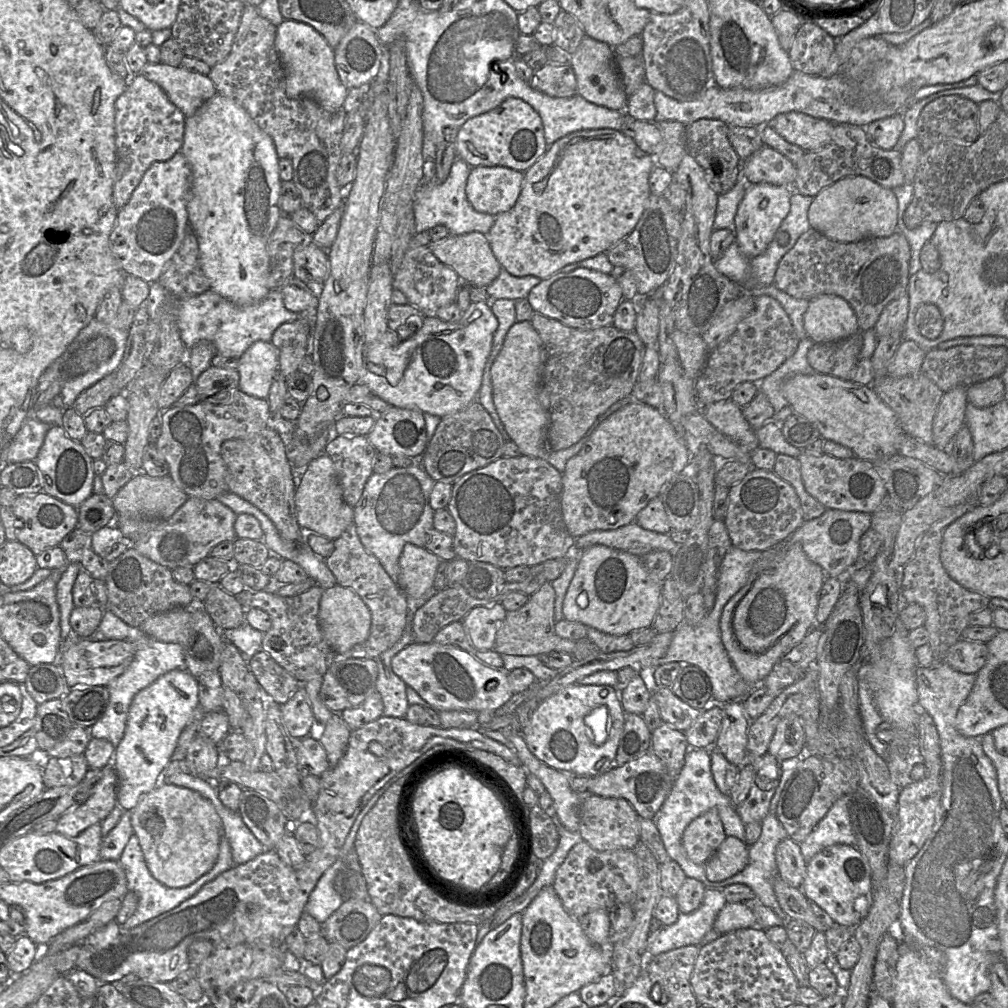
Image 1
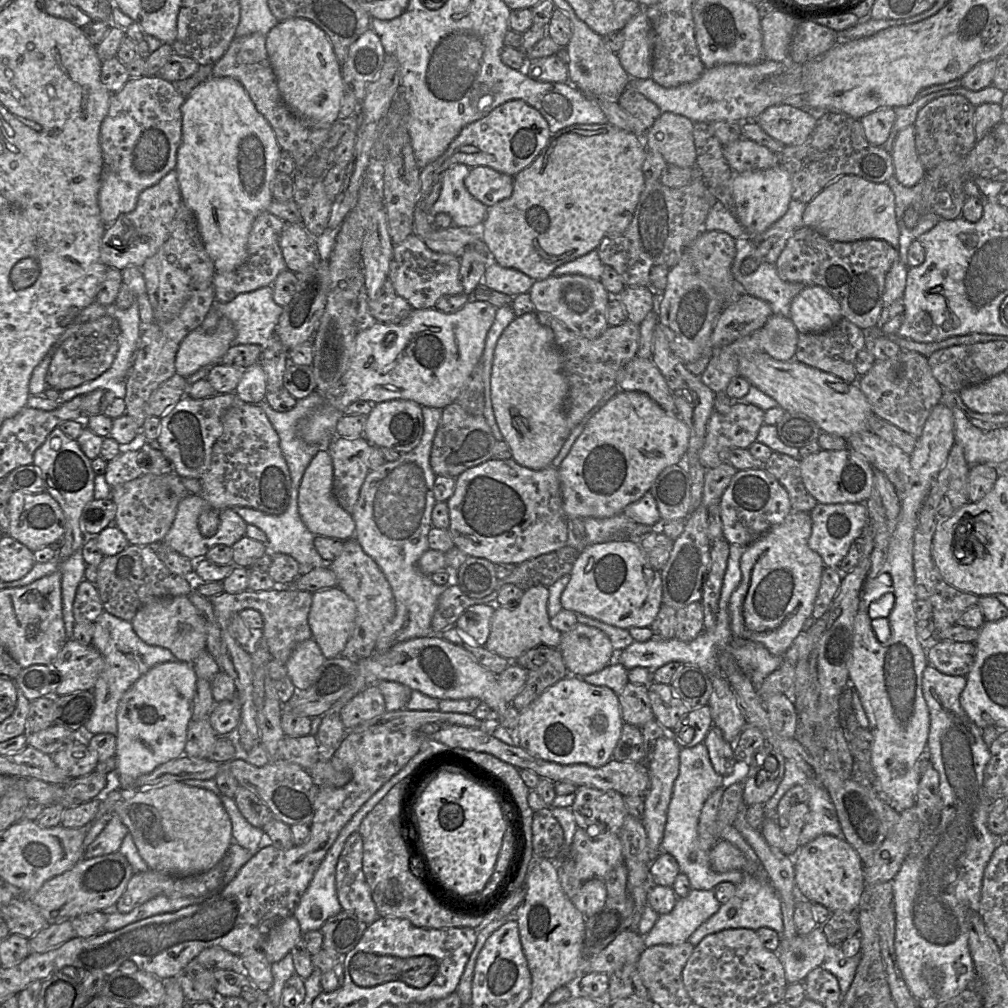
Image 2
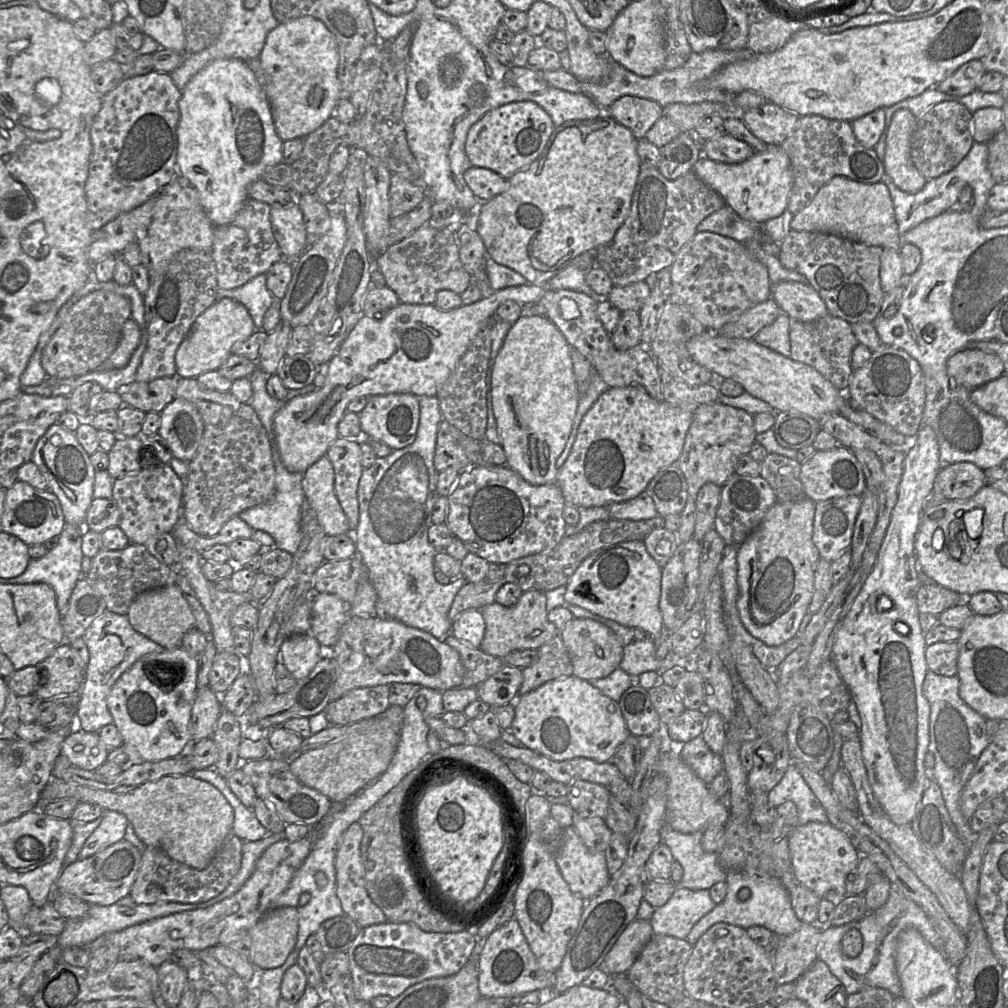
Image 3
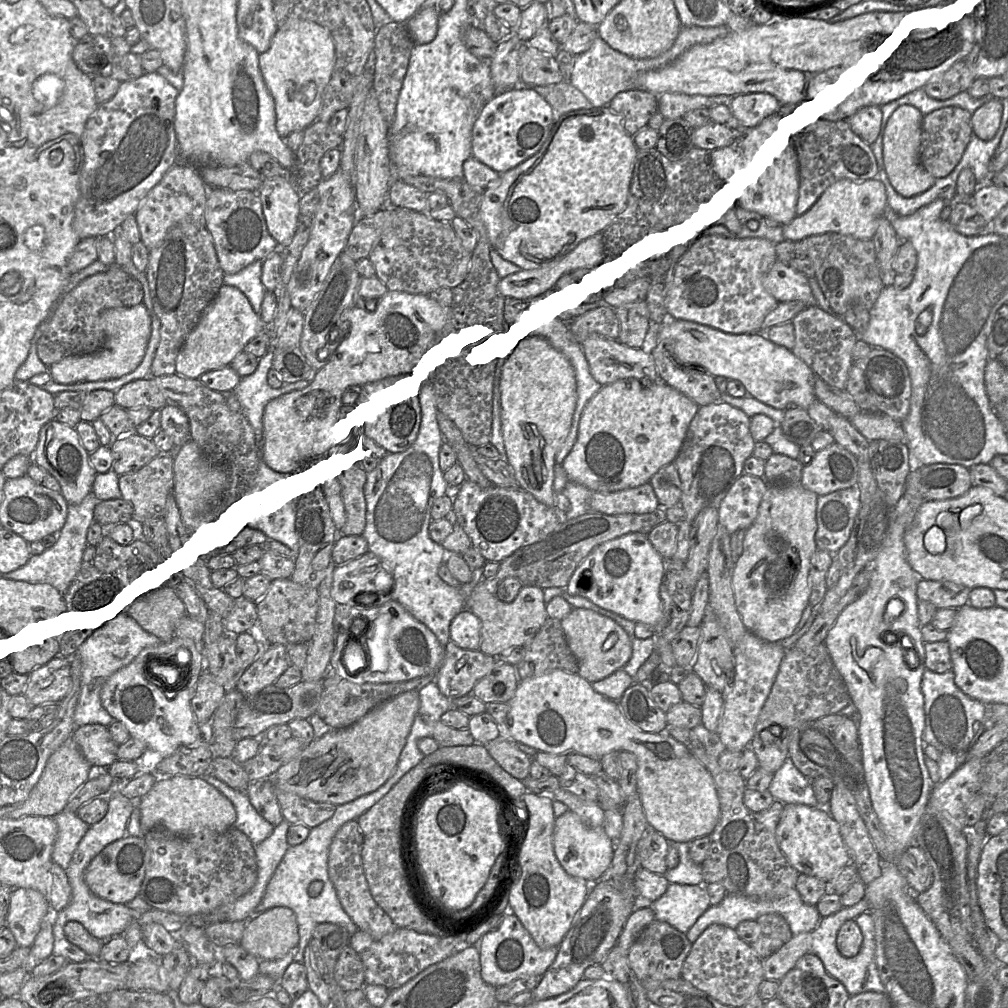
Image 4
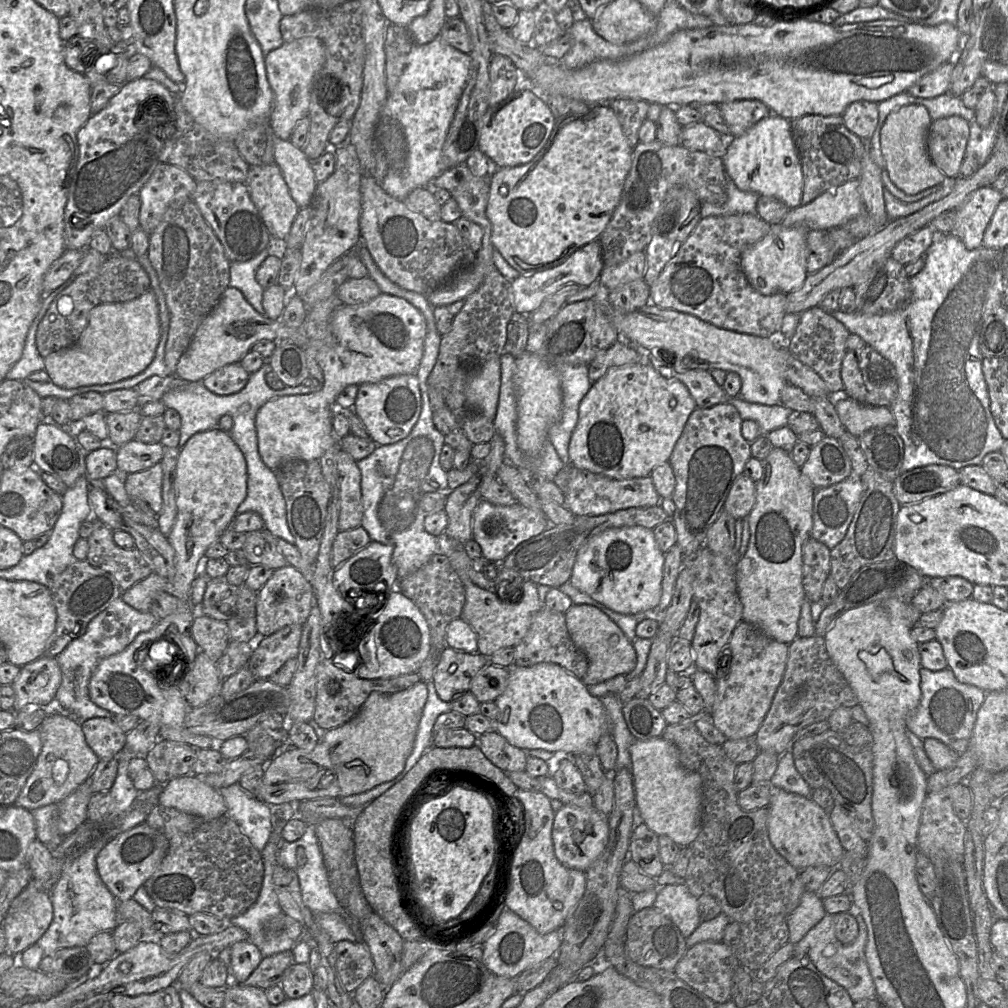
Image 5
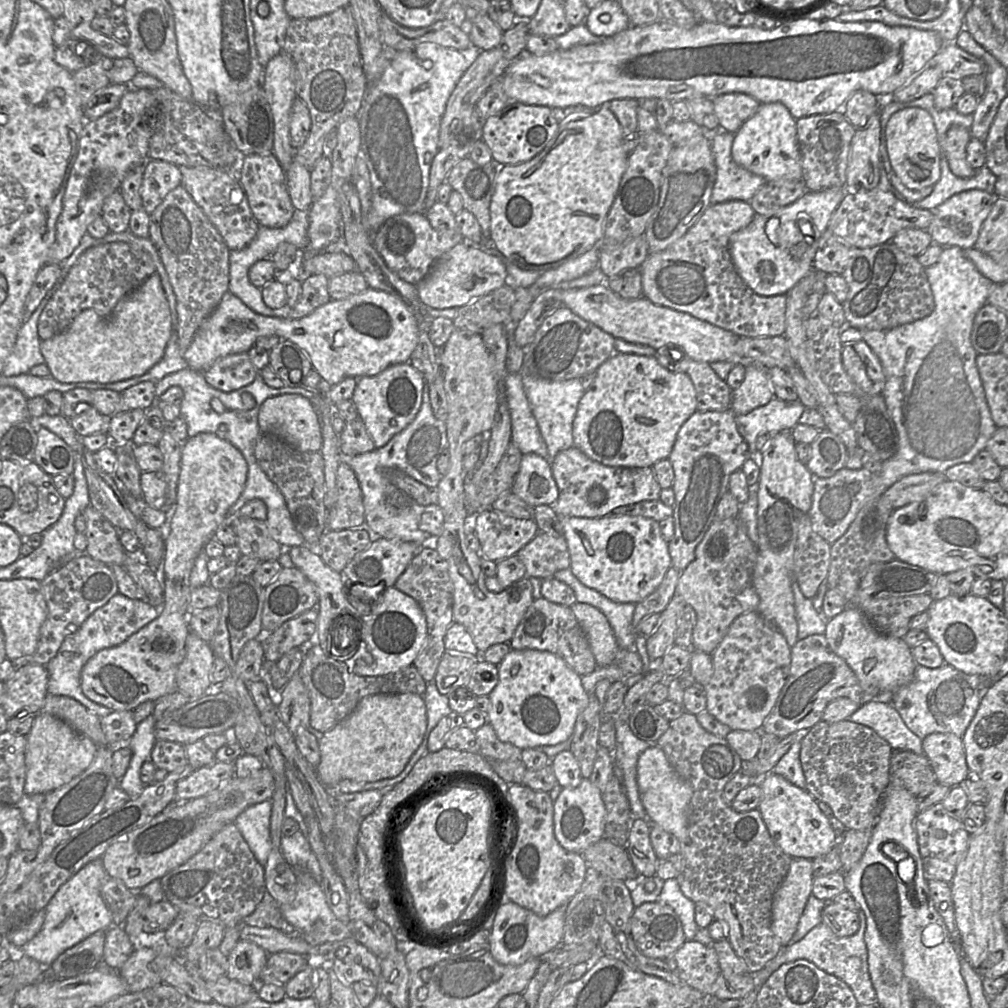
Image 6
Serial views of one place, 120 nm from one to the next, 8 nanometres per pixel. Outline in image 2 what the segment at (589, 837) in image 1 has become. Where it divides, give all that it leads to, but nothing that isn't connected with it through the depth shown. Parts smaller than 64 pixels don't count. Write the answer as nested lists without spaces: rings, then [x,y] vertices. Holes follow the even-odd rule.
[[[578,786],[571,807],[577,827],[584,829],[590,837],[600,832],[619,835],[628,815],[624,796],[615,790],[598,790]]]

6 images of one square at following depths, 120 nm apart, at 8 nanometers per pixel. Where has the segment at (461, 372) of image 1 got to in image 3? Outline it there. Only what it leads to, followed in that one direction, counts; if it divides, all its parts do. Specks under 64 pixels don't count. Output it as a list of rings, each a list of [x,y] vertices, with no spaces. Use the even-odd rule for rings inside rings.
[[[526,284],[492,291],[481,300],[443,311],[432,305],[399,303],[378,320],[362,316],[327,365],[324,385],[310,394],[293,398],[274,417],[274,431],[281,461],[287,471],[304,473],[311,465],[326,455],[329,447],[339,437],[338,424],[347,412],[347,405],[358,397],[409,393],[416,397],[436,396],[439,387],[447,380],[457,363],[467,351],[487,320],[496,315],[498,307],[507,300],[522,306],[540,301],[546,285]]]

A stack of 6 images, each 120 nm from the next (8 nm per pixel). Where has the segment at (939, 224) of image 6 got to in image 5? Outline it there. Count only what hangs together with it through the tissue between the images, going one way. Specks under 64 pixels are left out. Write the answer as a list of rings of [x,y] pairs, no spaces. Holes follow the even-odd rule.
[[[991,186],[970,193],[955,209],[956,221],[951,235],[960,239],[969,250],[982,246],[984,232],[1003,196]]]

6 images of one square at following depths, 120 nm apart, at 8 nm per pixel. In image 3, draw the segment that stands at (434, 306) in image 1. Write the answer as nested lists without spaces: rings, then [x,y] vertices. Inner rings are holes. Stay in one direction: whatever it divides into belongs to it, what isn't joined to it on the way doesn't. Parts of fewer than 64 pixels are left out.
[[[426,224],[390,246],[373,261],[373,264],[384,276],[386,286],[395,292],[400,303],[405,304],[432,305],[439,291],[449,290],[461,295],[472,282],[471,275],[465,270],[460,260],[459,244],[451,228],[434,229]]]

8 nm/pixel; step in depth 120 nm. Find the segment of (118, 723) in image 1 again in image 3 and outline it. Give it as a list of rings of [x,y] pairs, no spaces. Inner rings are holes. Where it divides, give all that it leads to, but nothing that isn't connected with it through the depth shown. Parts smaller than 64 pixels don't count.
[[[109,610],[98,616],[82,637],[88,647],[89,661],[85,670],[85,680],[80,689],[77,728],[98,732],[102,727],[113,723],[113,717],[107,706],[107,696],[119,677],[142,656],[162,653],[166,649],[138,633],[131,626],[127,615]]]

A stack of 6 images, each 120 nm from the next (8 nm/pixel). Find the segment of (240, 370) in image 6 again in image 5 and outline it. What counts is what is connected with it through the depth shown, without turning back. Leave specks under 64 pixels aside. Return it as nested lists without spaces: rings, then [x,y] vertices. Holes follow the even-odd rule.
[[[240,362],[225,365],[202,380],[204,386],[217,395],[231,395],[241,391],[247,384],[250,374]]]

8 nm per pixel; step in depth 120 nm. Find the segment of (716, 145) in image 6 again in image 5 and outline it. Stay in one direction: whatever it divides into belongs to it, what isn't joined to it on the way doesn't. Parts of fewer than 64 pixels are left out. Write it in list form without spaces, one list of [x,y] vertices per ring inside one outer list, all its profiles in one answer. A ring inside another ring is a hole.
[[[726,175],[727,201],[716,206],[708,202],[701,204],[701,218],[736,214],[756,214],[758,194],[741,191]]]

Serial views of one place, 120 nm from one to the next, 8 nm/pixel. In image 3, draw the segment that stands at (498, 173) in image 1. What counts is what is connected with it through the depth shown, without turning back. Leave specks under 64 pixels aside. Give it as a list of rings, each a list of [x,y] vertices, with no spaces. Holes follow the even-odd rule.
[[[472,166],[467,169],[464,173],[464,180],[480,202],[488,201],[508,188],[507,179],[483,167]]]

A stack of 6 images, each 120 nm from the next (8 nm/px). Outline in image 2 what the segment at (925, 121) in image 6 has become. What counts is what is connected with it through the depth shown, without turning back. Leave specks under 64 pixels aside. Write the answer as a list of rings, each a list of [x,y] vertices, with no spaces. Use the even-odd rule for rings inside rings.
[[[910,125],[898,133],[891,155],[894,177],[903,186],[912,187],[923,180],[926,170],[916,151],[914,125]]]

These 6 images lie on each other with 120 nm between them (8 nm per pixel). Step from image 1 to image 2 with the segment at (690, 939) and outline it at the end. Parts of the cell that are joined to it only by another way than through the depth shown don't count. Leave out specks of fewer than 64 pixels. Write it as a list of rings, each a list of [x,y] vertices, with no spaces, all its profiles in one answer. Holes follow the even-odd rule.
[[[693,889],[684,898],[678,898],[673,910],[667,914],[659,915],[653,928],[644,936],[645,946],[678,945],[687,942],[693,932],[720,908],[714,890]]]

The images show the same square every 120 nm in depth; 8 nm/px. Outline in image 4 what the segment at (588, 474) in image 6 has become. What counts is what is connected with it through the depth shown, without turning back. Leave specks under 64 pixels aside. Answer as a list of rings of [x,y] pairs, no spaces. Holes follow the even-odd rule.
[[[649,482],[611,493],[593,492],[590,500],[590,512],[607,515],[647,514],[658,507],[659,501]]]

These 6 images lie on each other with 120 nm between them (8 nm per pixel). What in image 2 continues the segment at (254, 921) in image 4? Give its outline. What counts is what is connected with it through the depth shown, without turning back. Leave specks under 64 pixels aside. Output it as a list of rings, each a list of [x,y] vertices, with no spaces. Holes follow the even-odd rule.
[[[291,915],[271,929],[261,945],[261,950],[273,964],[284,958],[301,937],[299,921]]]

